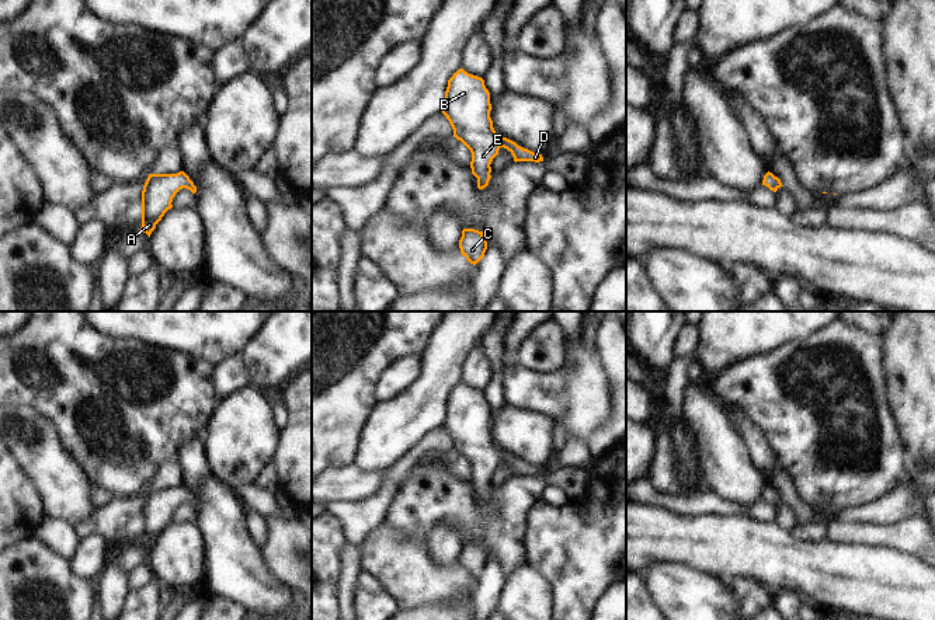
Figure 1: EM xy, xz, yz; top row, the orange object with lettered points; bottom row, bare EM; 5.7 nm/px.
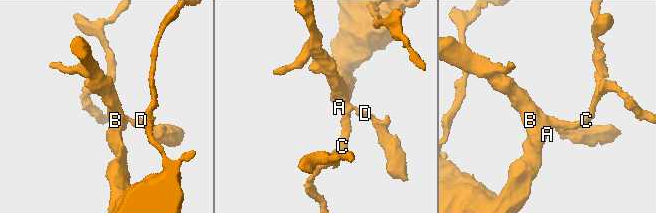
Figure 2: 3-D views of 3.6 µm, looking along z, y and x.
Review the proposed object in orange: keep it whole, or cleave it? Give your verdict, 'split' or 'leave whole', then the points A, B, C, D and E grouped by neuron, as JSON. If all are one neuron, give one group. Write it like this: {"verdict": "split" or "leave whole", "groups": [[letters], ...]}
{"verdict": "leave whole", "groups": [["A", "B", "C", "D", "E"]]}

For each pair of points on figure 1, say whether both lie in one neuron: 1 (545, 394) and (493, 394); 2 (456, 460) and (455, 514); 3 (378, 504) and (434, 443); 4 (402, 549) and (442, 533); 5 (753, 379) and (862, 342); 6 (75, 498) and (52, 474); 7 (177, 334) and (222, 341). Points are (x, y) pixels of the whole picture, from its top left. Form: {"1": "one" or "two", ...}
{"1": "two", "2": "two", "3": "one", "4": "one", "5": "one", "6": "one", "7": "one"}

